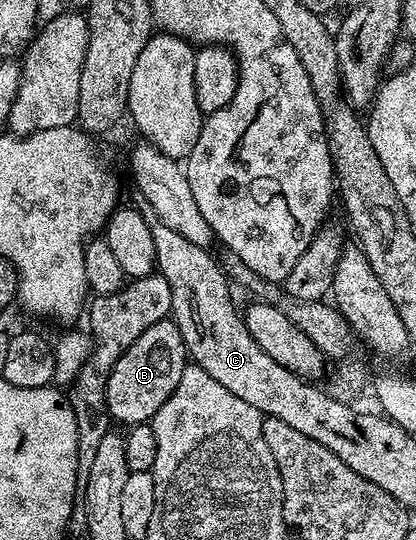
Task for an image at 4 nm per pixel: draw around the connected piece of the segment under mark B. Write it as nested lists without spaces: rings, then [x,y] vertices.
[[[168,318],[149,326],[145,334],[117,358],[107,379],[107,415],[112,421],[120,420],[123,426],[146,424],[165,406],[165,402],[177,390],[181,374],[187,369],[189,357],[181,338],[181,330],[174,319]]]

